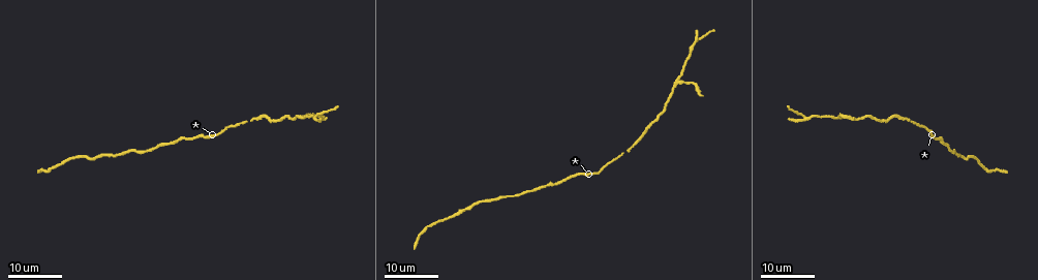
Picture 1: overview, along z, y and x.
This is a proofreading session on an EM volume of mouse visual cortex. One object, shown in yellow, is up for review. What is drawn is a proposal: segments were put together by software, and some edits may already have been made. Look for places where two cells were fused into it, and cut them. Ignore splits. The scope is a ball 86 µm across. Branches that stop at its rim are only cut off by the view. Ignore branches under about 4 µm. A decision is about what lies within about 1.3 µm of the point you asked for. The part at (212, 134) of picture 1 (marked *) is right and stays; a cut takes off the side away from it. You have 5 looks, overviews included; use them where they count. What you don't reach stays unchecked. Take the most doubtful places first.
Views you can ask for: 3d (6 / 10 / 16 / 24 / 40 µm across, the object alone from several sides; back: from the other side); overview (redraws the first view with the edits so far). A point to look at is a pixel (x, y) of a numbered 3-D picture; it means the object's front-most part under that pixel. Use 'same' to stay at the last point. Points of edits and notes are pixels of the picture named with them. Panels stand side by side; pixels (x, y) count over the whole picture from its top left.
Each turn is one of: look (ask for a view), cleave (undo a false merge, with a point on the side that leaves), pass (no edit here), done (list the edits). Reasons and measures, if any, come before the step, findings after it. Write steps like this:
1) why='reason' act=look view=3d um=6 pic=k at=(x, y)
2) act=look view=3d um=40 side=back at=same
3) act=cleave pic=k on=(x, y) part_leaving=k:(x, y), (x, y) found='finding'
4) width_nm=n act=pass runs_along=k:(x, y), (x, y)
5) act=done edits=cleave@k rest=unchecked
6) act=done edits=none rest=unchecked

act=look view=3d um=16 pic=1 at=(681, 80)

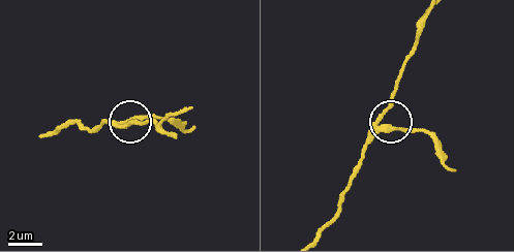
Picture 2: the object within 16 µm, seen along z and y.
act=look view=3d um=6 pic=2 at=(389, 128)

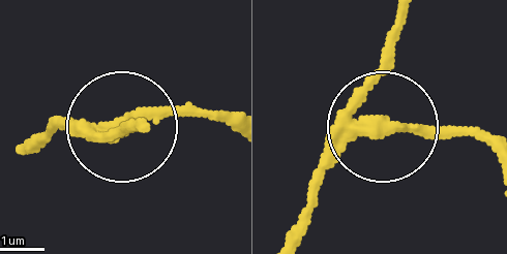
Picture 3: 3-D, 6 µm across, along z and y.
width_nm=280 act=cleave pic=3 on=(410, 127) found='a second cell is stuck on'

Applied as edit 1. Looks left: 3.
why='see it whole again' act=look view=overview

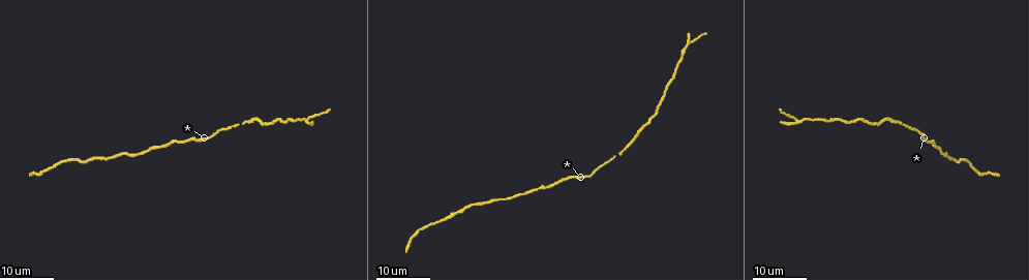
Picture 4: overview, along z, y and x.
why='sudden change in width' act=look view=3d um=16 pic=4 at=(68, 160)

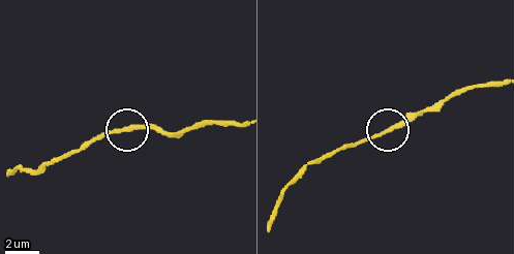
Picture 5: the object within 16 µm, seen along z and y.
act=look view=3d um=6 pic=5 at=(388, 130)

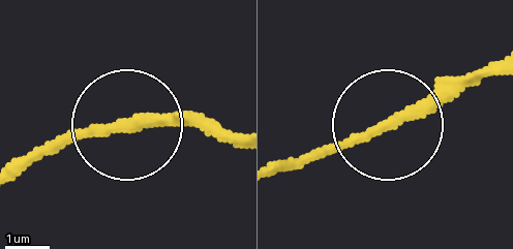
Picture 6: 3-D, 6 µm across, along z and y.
act=pass runs_along=6:(238, 133), (104, 122), (41, 144) found='one cell here'

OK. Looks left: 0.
act=done edits=cleave@3 rest=unchecked

